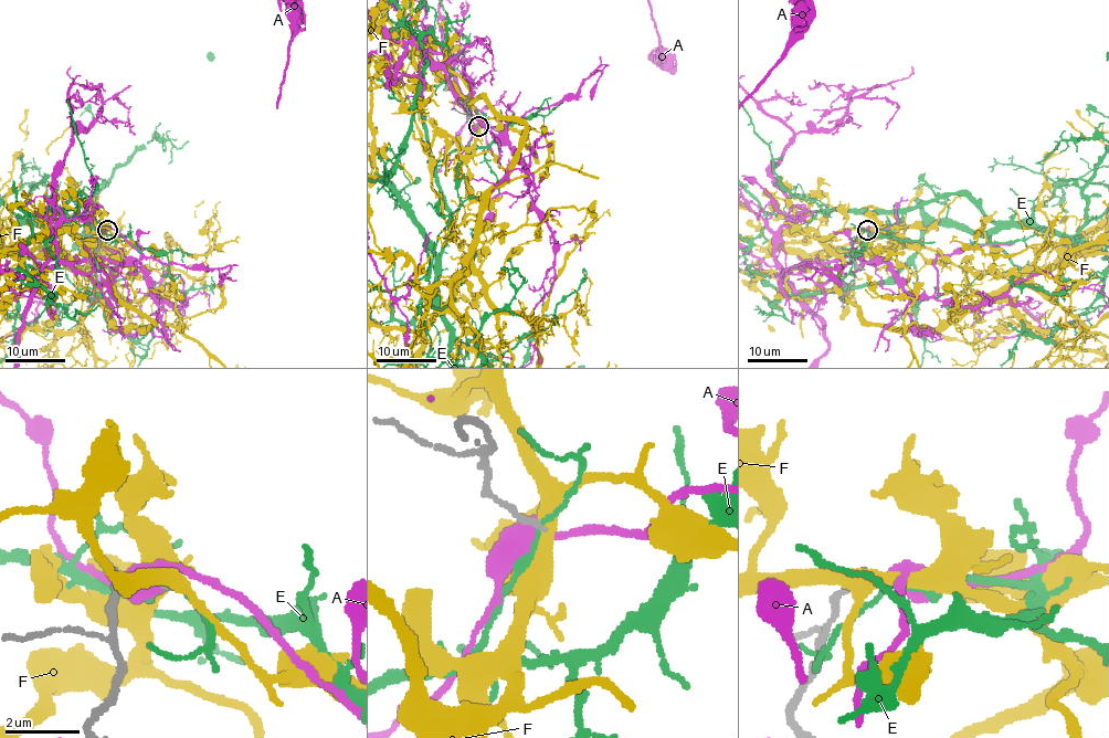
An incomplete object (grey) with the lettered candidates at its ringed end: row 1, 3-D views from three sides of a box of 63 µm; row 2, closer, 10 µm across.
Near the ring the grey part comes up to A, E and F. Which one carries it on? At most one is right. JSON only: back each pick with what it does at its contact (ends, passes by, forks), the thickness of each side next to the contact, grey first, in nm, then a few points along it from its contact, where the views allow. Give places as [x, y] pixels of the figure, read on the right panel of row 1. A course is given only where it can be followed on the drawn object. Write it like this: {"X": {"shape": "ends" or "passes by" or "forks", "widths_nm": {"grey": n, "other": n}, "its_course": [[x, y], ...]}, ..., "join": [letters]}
{"join": []}

